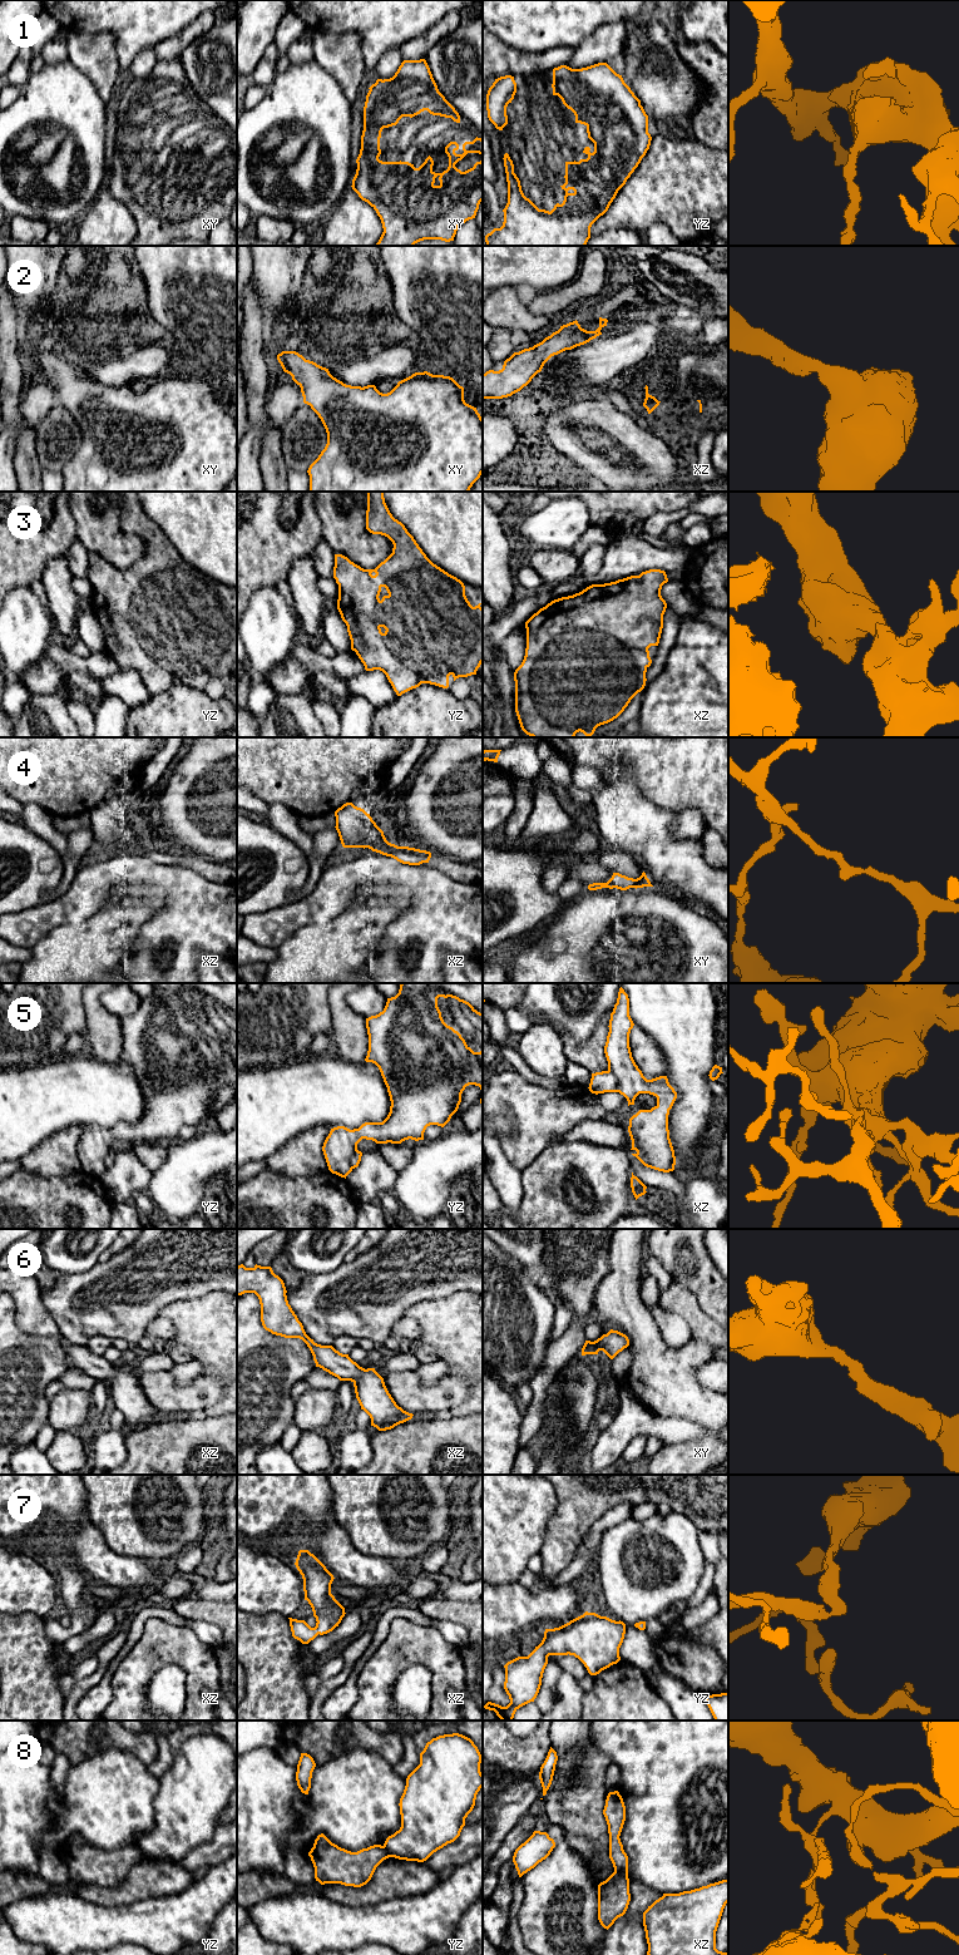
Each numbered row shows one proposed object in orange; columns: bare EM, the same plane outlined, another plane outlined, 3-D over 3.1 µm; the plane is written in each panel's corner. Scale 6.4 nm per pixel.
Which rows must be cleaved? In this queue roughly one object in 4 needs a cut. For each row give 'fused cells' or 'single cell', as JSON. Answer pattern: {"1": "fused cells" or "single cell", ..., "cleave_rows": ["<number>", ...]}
{"1": "single cell", "2": "single cell", "3": "single cell", "4": "single cell", "5": "single cell", "6": "single cell", "7": "single cell", "8": "fused cells", "cleave_rows": ["8"]}

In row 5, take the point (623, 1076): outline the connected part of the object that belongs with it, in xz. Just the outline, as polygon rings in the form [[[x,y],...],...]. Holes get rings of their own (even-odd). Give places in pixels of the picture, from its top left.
[[[621,987],[611,1013],[604,1046],[608,1070],[592,1073],[588,1088],[595,1095],[619,1092],[627,1099],[628,1106],[634,1105],[639,1093],[657,1097],[654,1107],[639,1110],[629,1119],[631,1150],[637,1151],[632,1155],[644,1166],[669,1172],[674,1170],[676,1156],[669,1139],[668,1115],[677,1092],[669,1085],[667,1076],[647,1080],[636,1065],[629,1047],[629,1033],[633,1026],[629,1016],[629,998]]]

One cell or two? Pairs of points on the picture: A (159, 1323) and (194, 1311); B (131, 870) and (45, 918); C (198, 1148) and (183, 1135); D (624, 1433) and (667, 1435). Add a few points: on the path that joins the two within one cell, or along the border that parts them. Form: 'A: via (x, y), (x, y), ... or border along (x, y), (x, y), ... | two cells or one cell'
A: border along (159, 1316), (173, 1324), (174, 1337), (172, 1339) | two cells
B: via (109, 874), (73, 908), (67, 909) | one cell
C: border along (196, 1135), (188, 1140), (178, 1140) | two cells
D: via (634, 1427), (657, 1427) | one cell

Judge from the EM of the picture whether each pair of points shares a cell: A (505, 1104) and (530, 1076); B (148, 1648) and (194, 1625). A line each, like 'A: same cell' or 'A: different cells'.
A: different cells
B: different cells

